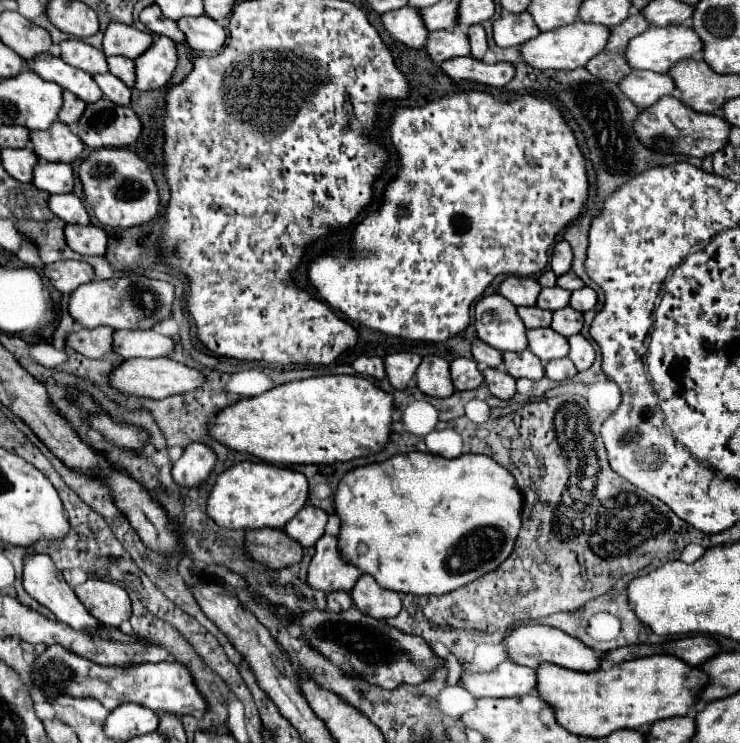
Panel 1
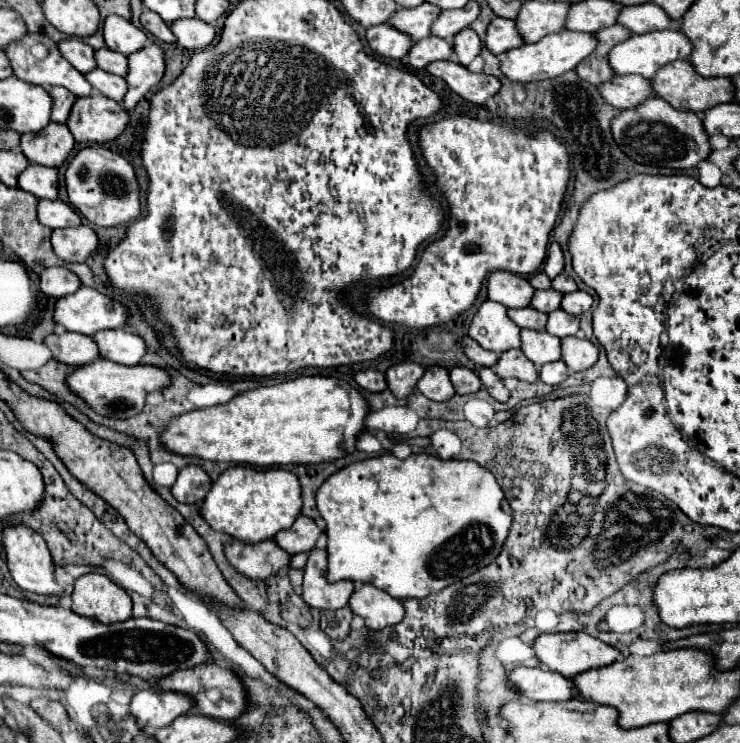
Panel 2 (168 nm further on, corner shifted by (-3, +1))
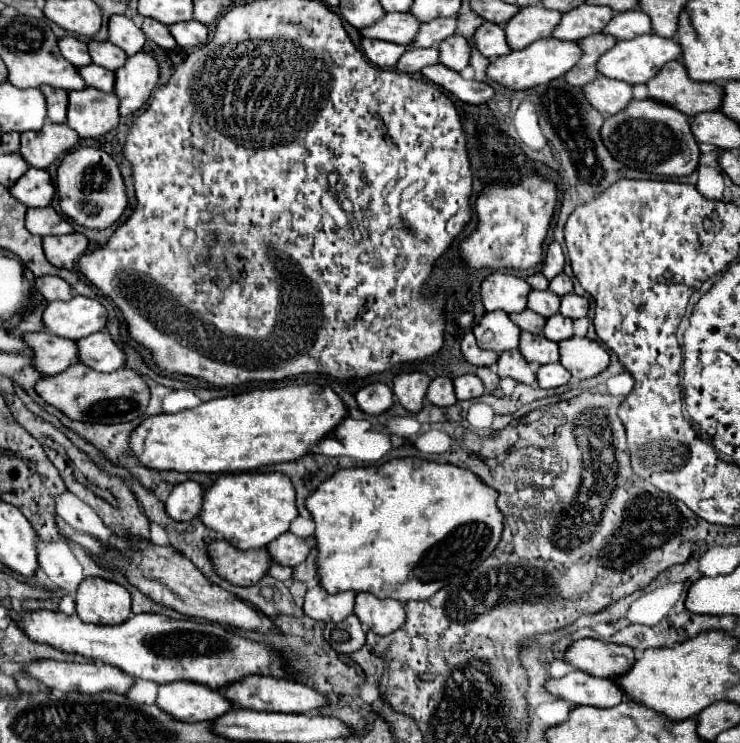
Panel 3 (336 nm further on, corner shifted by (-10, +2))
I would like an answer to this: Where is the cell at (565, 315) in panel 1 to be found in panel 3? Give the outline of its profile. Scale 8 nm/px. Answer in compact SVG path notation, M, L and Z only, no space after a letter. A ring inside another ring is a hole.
M559 313L549 317L545 323L545 329L543 329L543 337L549 341L555 341L555 343L573 337L573 321Z

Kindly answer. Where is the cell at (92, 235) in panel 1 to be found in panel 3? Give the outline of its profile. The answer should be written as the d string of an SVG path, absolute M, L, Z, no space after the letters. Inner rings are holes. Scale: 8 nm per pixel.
M81 233L71 235L59 235L59 237L43 237L43 251L47 255L47 261L55 267L73 269L77 259L87 249L87 237Z

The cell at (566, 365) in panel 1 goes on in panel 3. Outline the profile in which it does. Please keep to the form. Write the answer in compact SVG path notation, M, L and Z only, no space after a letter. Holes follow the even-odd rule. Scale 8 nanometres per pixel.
M551 363L551 365L541 365L537 369L537 383L541 389L555 389L561 385L567 385L571 375L561 363Z

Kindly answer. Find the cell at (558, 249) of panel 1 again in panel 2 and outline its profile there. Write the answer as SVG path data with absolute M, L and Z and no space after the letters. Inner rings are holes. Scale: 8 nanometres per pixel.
M552 242L550 244L550 250L548 250L548 260L544 264L544 272L550 278L556 278L562 270L564 270L564 254L562 254L562 248L560 248L558 242Z

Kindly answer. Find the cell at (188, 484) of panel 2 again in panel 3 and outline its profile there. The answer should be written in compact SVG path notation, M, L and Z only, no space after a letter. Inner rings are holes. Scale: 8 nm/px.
M195 481L179 483L165 499L165 511L173 521L191 521L199 515L203 501L203 489Z

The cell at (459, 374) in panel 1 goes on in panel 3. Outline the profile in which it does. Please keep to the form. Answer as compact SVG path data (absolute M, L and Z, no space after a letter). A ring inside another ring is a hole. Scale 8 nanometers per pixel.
M463 375L463 377L457 377L453 381L455 385L455 395L459 401L465 401L465 399L479 399L483 393L485 393L485 387L481 383L481 379L477 375Z

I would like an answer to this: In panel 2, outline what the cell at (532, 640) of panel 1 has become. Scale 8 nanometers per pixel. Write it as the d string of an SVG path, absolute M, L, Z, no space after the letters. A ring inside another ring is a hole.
M560 632L560 634L540 634L534 644L534 654L540 660L540 666L552 672L560 672L562 676L576 676L580 672L592 670L592 668L602 668L620 658L620 652L608 644L604 644L598 638L592 638L586 632Z

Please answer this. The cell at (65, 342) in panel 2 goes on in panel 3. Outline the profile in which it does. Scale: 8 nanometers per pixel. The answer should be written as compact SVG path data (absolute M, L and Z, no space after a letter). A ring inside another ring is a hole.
M49 331L25 333L21 339L33 353L33 369L41 375L57 375L77 361L77 345L71 339L57 337Z

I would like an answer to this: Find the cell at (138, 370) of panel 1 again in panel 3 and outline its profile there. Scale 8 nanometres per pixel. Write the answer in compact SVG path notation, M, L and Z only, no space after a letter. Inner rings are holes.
M73 363L55 377L41 377L35 383L35 391L45 403L59 409L65 417L85 423L125 423L143 419L149 403L149 387L145 381L125 367L111 373L99 373L83 363Z

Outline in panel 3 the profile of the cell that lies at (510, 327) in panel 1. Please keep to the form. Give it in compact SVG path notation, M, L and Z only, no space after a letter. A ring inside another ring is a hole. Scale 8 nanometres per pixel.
M491 311L491 313L485 313L483 319L479 321L479 325L473 329L475 337L477 337L477 343L481 349L493 349L497 353L501 351L507 351L507 349L517 349L519 345L519 327L515 327L509 319L507 313L503 311ZM491 331L493 333L493 339L485 345L483 343L483 335Z

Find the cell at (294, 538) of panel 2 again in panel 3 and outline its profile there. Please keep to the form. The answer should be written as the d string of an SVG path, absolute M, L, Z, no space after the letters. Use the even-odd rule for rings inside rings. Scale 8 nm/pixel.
M283 533L279 539L273 539L267 545L267 551L273 559L273 563L277 565L285 565L285 567L295 567L301 561L305 561L305 557L309 555L309 545L295 537L293 533Z

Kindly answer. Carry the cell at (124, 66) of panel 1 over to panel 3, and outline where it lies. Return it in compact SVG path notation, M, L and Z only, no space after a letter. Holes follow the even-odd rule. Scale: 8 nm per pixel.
M89 41L89 55L95 65L101 65L109 71L119 69L127 59L127 55L111 41Z

